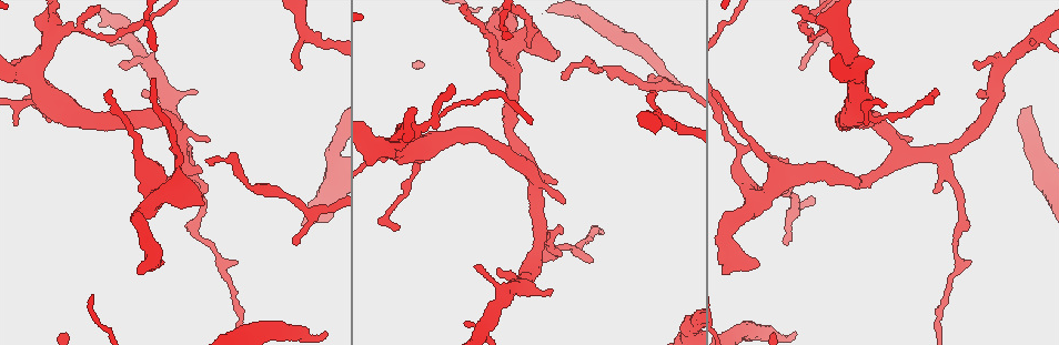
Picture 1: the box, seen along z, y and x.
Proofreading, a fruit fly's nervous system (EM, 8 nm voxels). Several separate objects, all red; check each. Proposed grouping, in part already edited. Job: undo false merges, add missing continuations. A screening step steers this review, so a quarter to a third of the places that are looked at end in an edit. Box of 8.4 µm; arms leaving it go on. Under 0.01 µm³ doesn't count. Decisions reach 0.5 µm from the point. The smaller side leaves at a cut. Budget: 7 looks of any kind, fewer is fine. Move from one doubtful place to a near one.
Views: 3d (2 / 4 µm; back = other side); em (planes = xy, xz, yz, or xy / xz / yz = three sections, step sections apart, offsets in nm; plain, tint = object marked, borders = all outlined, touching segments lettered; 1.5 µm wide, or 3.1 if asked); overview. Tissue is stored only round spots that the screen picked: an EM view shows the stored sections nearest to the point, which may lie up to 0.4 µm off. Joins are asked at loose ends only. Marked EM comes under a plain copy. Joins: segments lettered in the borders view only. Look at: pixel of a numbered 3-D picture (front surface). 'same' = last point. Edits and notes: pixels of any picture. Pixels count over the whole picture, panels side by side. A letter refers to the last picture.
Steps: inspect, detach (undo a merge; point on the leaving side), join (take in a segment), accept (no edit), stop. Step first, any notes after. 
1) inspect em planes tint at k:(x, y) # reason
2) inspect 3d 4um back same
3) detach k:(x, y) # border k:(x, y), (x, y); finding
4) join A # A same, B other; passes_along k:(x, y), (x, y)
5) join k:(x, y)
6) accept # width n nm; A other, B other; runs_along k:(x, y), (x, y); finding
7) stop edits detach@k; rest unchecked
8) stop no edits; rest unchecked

inspect 3d 4um at 1:(896, 148) # sudden change in width

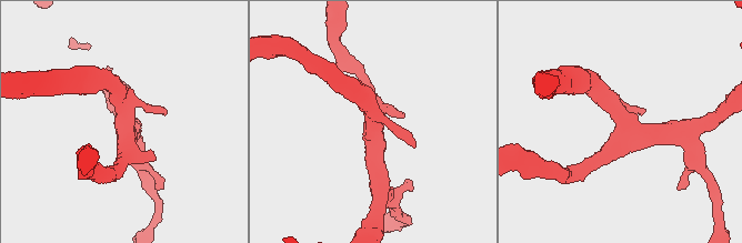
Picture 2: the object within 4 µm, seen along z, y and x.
inspect em xy step 4 borders at 2:(371, 125) # shape alone is not enough

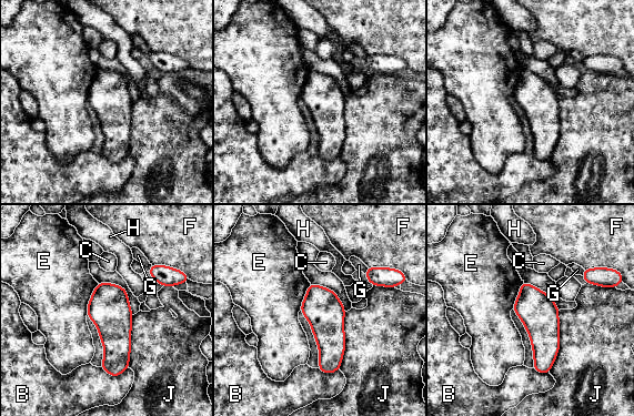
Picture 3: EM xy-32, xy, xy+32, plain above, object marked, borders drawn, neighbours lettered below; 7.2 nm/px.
accept # longest_contact J 460 nm; B other, C other, E other, F other, G other, H other, J other; border 3:(98, 283), (90, 297), (86, 314); continuous, no second neuron

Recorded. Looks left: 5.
inspect 3d 2um at 1:(680, 83) # an open end

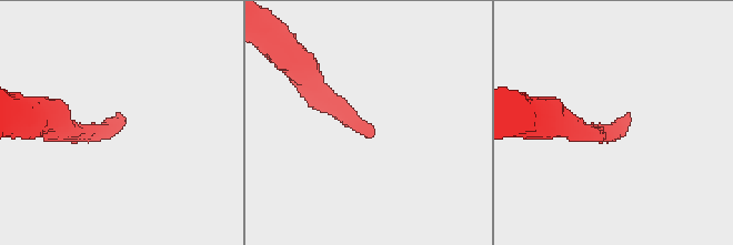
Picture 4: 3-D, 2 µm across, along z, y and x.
inspect em planes tint at 4:(368, 135) # need the tissue

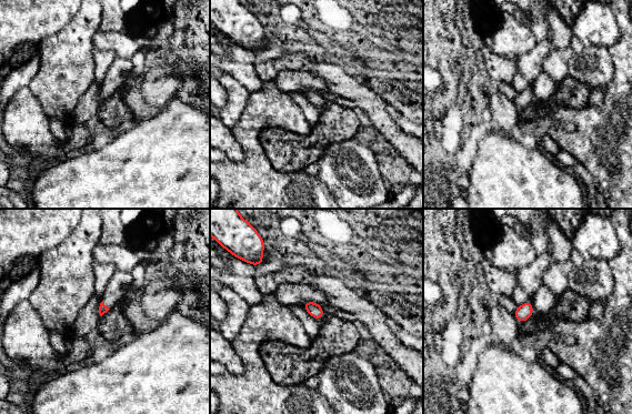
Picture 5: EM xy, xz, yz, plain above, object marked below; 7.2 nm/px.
inspect em planes borders same # what lies round it

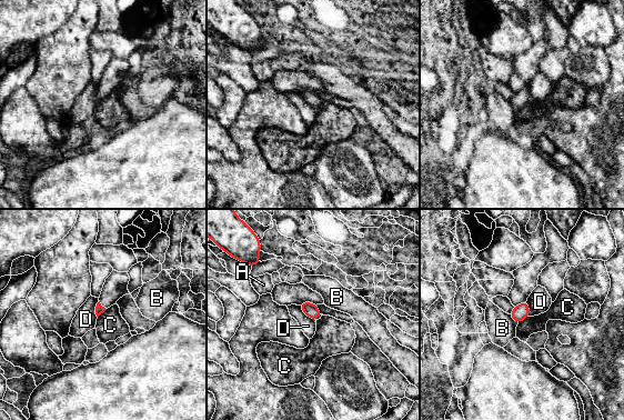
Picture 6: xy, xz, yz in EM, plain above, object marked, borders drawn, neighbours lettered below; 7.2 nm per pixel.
accept # A other, B other, C other, D other; border 6:(298, 304), (309, 317), (315, 320); none of them fits

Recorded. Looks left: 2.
stop no edits; rest unchecked

